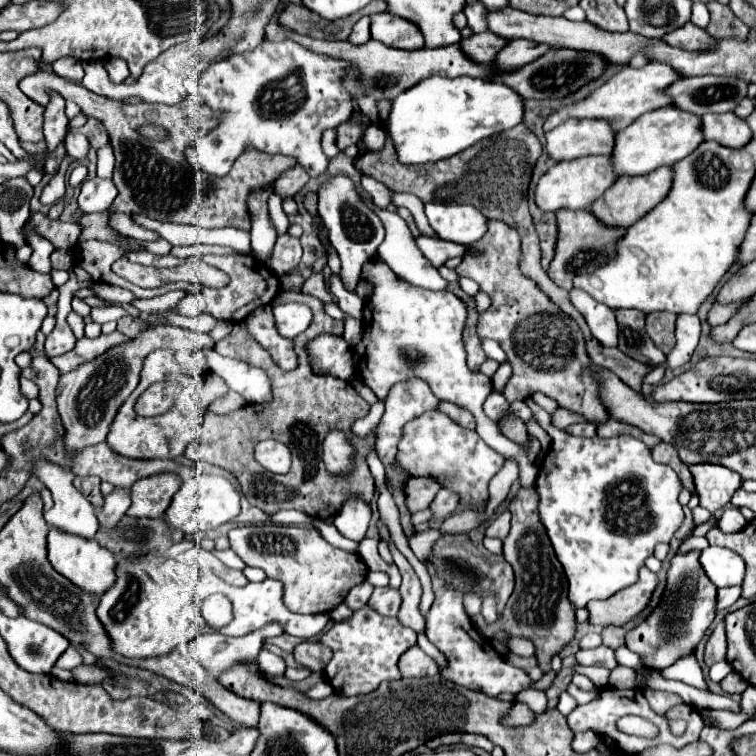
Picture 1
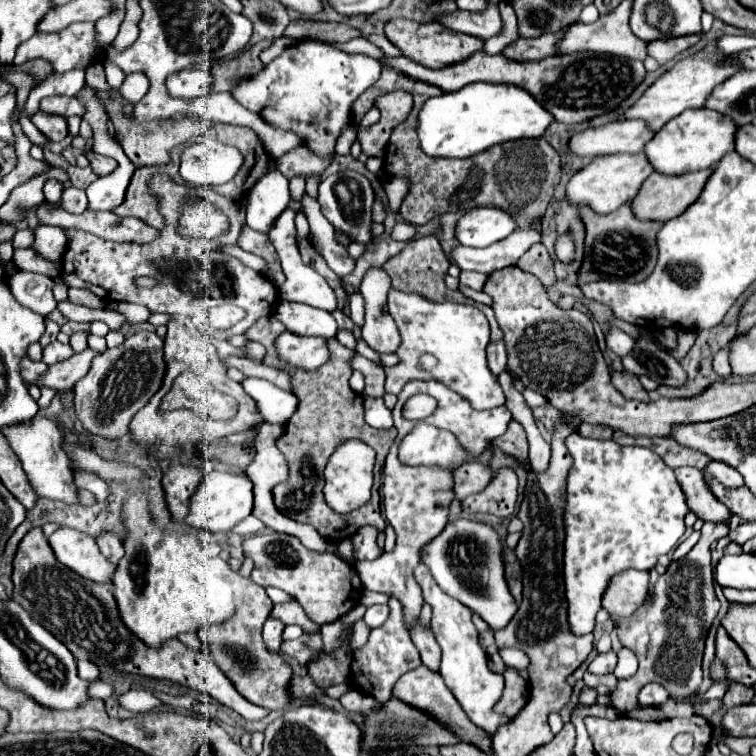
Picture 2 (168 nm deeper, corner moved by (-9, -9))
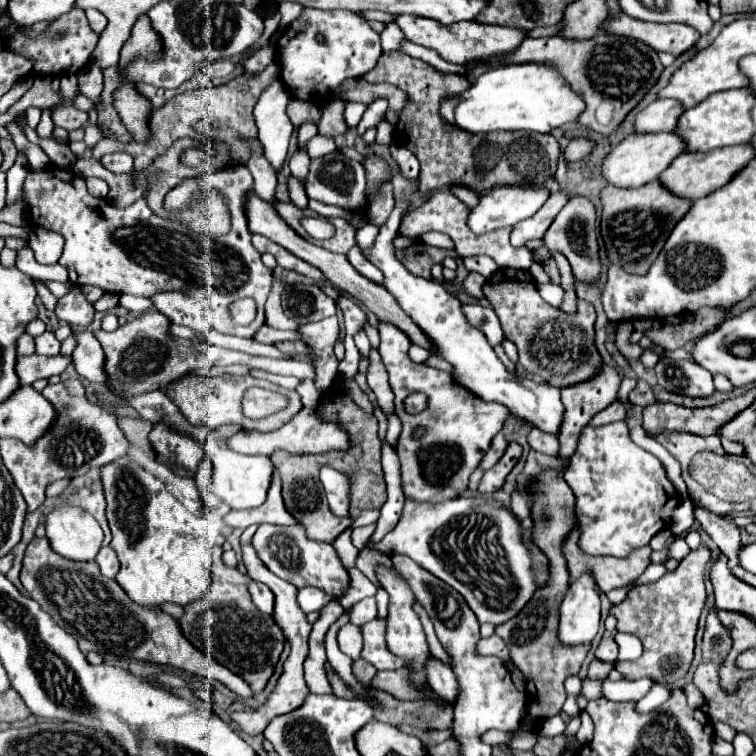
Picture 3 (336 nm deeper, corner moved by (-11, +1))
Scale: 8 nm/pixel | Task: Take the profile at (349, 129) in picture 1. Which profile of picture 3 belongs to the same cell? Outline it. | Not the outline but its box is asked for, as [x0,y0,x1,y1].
[357,98,387,134]

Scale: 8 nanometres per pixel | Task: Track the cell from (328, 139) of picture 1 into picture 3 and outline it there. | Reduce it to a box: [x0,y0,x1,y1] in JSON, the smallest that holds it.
[345,102,367,126]

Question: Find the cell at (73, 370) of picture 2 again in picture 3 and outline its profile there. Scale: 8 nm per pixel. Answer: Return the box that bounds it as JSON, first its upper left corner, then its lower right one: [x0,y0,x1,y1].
[15,356,71,384]

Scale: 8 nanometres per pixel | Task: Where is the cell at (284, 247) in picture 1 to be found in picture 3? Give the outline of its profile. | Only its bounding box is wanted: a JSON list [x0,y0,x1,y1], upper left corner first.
[287,174,307,208]

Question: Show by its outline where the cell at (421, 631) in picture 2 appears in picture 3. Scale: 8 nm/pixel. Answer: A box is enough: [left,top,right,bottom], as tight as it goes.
[427,656,459,706]

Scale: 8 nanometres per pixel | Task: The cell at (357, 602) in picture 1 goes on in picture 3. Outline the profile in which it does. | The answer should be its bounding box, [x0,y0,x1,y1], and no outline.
[337,624,363,660]

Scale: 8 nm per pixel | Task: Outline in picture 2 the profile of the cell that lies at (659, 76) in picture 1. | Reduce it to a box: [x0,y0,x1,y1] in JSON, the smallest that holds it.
[621,40,739,130]

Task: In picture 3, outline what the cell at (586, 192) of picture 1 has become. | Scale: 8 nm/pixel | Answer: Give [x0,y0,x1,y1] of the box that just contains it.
[603,132,687,188]

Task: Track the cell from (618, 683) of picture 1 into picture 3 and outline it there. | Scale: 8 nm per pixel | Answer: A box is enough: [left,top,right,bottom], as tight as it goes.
[587,659,614,679]

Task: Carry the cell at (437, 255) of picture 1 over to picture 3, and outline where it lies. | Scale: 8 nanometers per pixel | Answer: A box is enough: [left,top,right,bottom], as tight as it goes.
[511,190,569,246]

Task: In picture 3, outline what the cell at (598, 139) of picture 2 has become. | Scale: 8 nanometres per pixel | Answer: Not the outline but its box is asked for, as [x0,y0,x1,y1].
[635,98,685,132]

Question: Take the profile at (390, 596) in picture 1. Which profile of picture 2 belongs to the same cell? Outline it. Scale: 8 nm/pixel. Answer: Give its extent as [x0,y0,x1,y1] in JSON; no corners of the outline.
[363,604,389,628]

